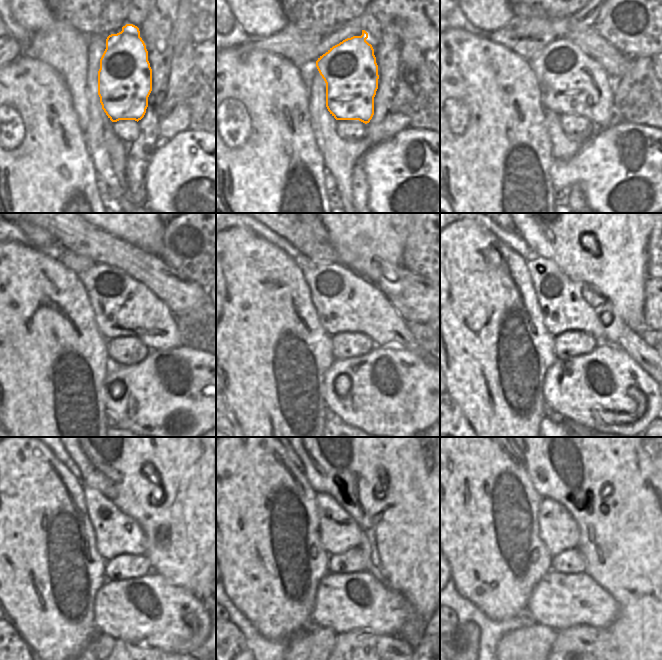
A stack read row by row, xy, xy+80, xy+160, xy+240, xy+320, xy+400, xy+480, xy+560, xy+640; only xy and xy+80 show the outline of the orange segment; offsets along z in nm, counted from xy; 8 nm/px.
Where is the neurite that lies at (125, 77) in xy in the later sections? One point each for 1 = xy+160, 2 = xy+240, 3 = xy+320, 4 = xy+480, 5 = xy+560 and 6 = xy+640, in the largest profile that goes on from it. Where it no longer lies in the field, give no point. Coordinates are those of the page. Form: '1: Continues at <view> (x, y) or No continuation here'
1: Continues at xy+160 (570, 82)
2: Continues at xy+240 (123, 306)
3: Continues at xy+320 (345, 302)
4: Continues at xy+480 (116, 533)
5: Continues at xy+560 (339, 532)
6: Continues at xy+640 (558, 530).

